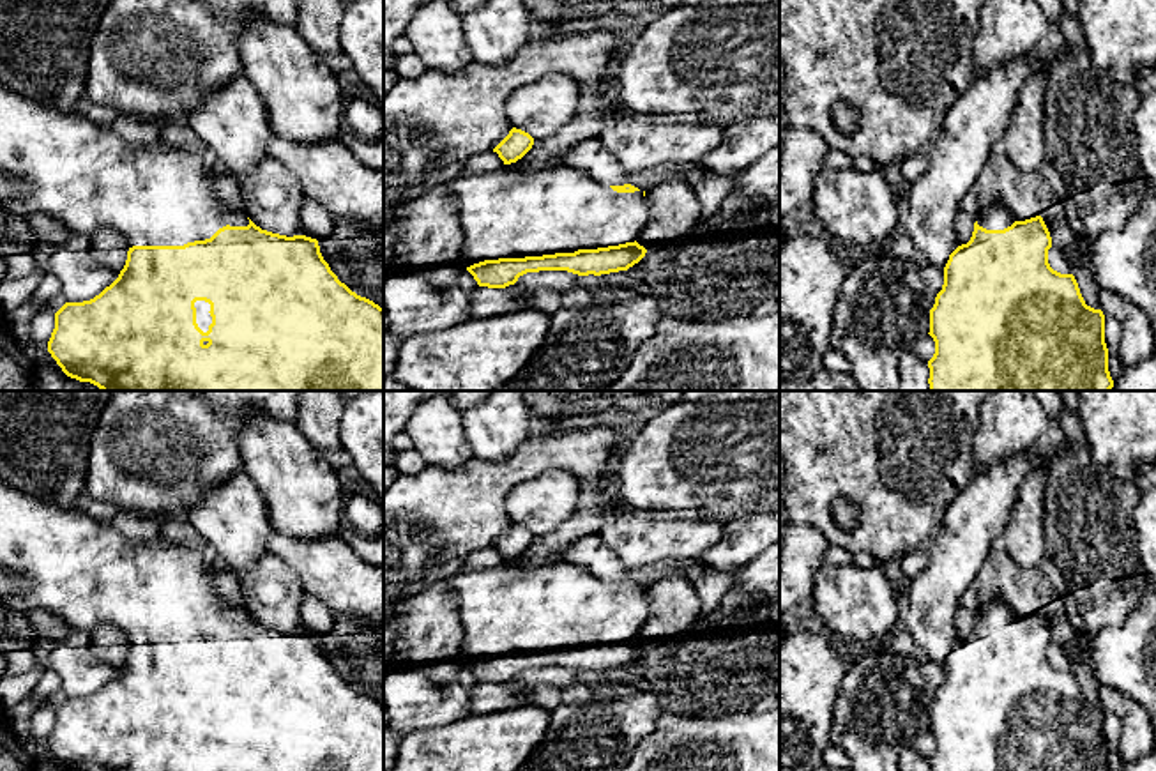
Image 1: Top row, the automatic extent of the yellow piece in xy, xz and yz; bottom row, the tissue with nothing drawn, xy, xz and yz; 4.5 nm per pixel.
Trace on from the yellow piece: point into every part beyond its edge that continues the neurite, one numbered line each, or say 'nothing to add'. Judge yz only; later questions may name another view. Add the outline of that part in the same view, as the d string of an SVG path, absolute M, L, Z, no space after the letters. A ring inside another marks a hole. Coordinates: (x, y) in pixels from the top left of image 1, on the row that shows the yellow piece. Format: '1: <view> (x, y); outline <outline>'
1: yz (997, 218); outline M997 203L983 216L977 216L976 221L986 230L1004 230L1015 223L1015 218L1009 209Z

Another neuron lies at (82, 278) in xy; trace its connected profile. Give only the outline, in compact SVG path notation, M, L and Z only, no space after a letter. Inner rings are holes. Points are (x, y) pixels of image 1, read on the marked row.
M44 212L25 214L25 221L39 244L32 258L44 272L53 272L67 302L83 302L99 295L120 274L92 256L95 237L71 233L65 225Z

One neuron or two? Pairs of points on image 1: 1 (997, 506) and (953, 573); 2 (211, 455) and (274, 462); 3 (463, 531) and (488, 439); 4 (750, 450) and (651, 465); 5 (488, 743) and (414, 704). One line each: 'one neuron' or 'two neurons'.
1: one neuron
2: two neurons
3: two neurons
4: one neuron
5: two neurons

